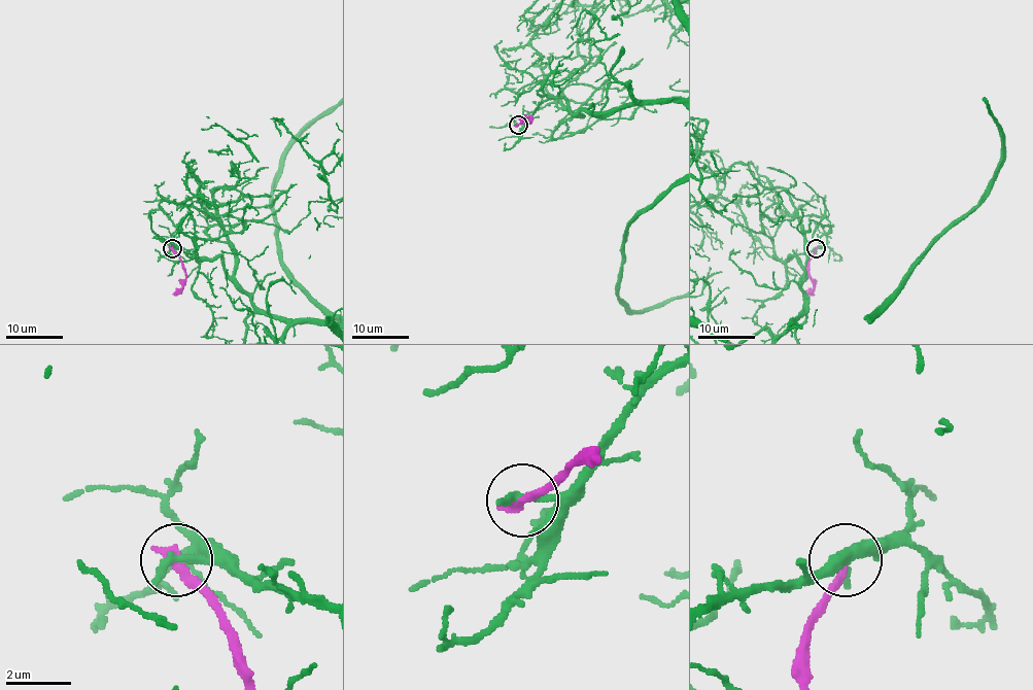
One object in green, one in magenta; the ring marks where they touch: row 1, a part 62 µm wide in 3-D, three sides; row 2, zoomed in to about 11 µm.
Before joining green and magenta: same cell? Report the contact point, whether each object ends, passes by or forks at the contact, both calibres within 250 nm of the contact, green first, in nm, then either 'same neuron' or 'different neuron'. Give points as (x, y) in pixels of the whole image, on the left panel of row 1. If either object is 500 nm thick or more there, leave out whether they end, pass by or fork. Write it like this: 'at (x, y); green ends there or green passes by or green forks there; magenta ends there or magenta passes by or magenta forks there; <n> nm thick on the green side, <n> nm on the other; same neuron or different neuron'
at (172, 248); green ends there; magenta ends there; 320 nm thick on the green side, 320 nm on the other; different neuron

